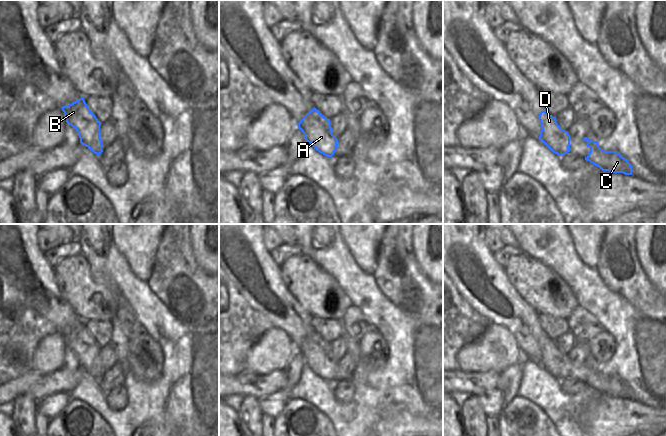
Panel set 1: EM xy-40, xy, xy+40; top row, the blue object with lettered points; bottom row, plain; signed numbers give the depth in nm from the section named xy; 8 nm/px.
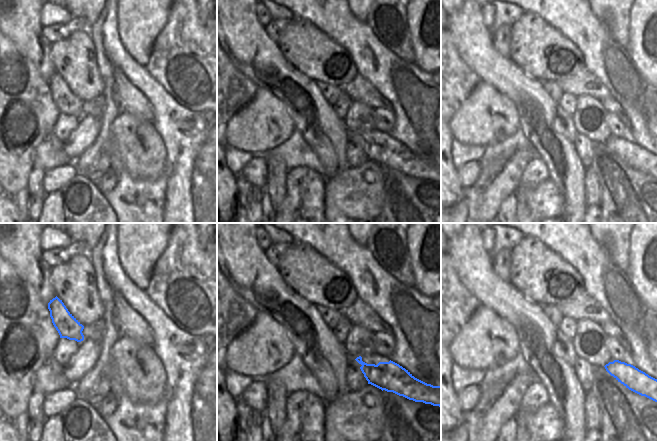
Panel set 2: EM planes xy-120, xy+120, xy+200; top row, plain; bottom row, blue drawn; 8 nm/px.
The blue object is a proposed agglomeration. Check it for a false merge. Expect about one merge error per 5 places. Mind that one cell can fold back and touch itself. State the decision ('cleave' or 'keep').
keep

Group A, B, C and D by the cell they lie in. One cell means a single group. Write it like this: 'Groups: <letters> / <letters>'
Groups: A B C D.

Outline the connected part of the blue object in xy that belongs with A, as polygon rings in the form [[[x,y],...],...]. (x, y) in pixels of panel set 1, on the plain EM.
[[[315,331],[297,347],[304,363],[319,377],[332,381],[338,371],[338,363],[332,358],[330,343]]]

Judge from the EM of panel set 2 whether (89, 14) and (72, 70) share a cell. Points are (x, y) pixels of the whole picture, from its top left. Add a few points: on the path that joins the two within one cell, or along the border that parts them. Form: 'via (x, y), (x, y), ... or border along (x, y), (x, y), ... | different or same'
border along (87, 30), (96, 52) | different

